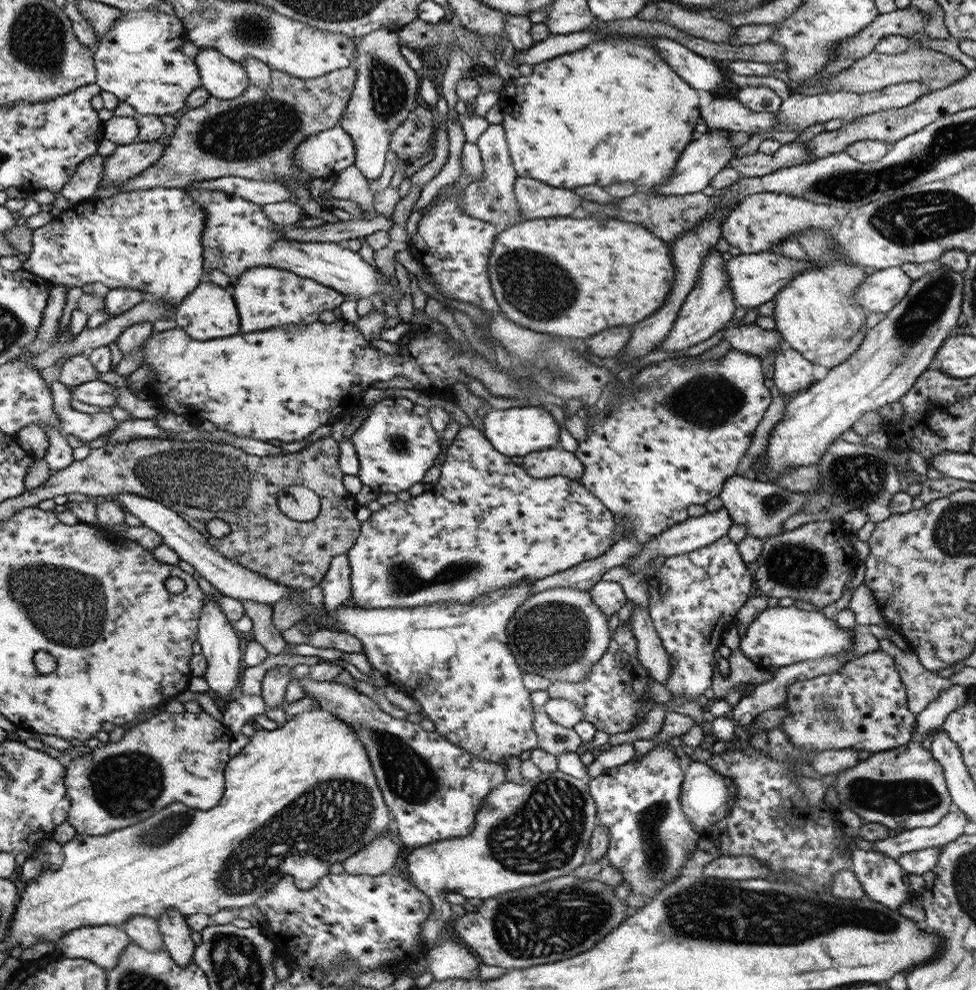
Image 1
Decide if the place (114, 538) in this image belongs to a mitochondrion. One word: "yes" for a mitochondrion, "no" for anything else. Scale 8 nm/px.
no

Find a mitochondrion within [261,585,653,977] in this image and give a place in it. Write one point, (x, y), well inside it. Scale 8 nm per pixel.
(537, 925)

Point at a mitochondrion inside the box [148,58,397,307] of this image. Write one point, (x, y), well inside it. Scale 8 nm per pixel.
(252, 129)

